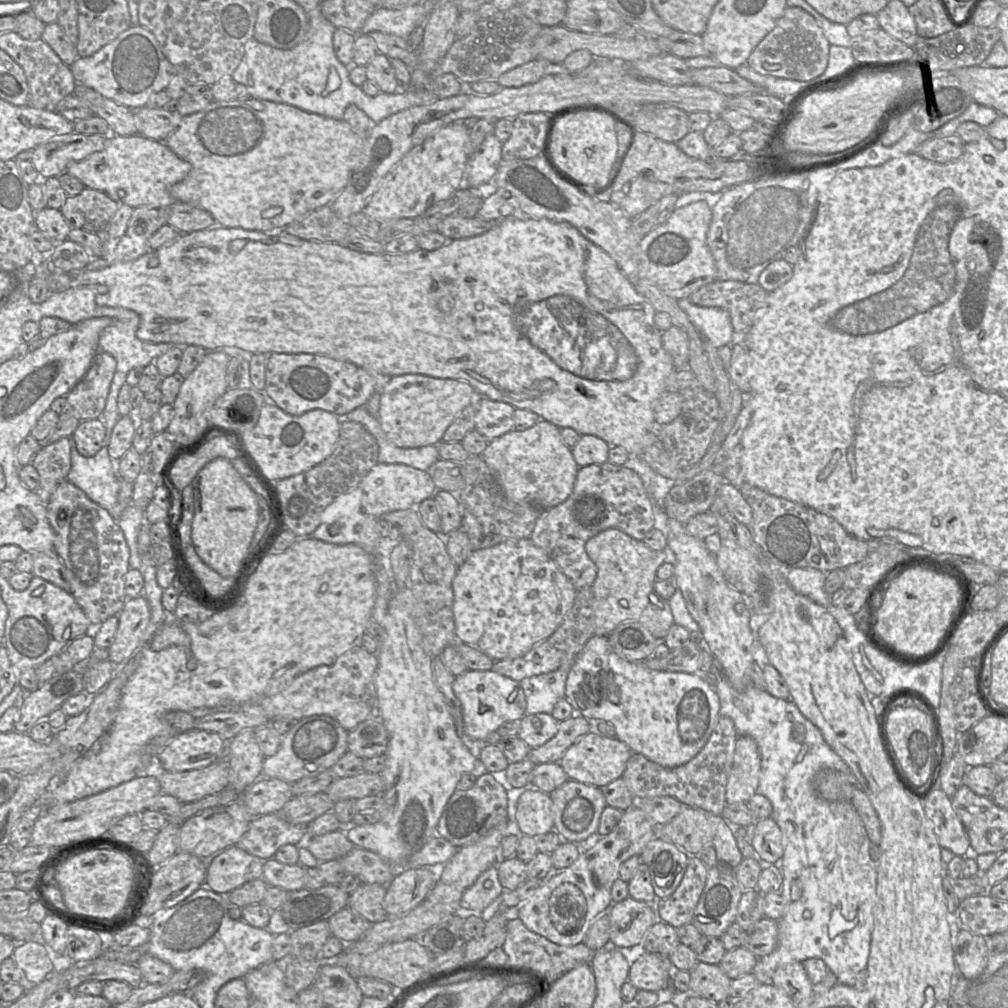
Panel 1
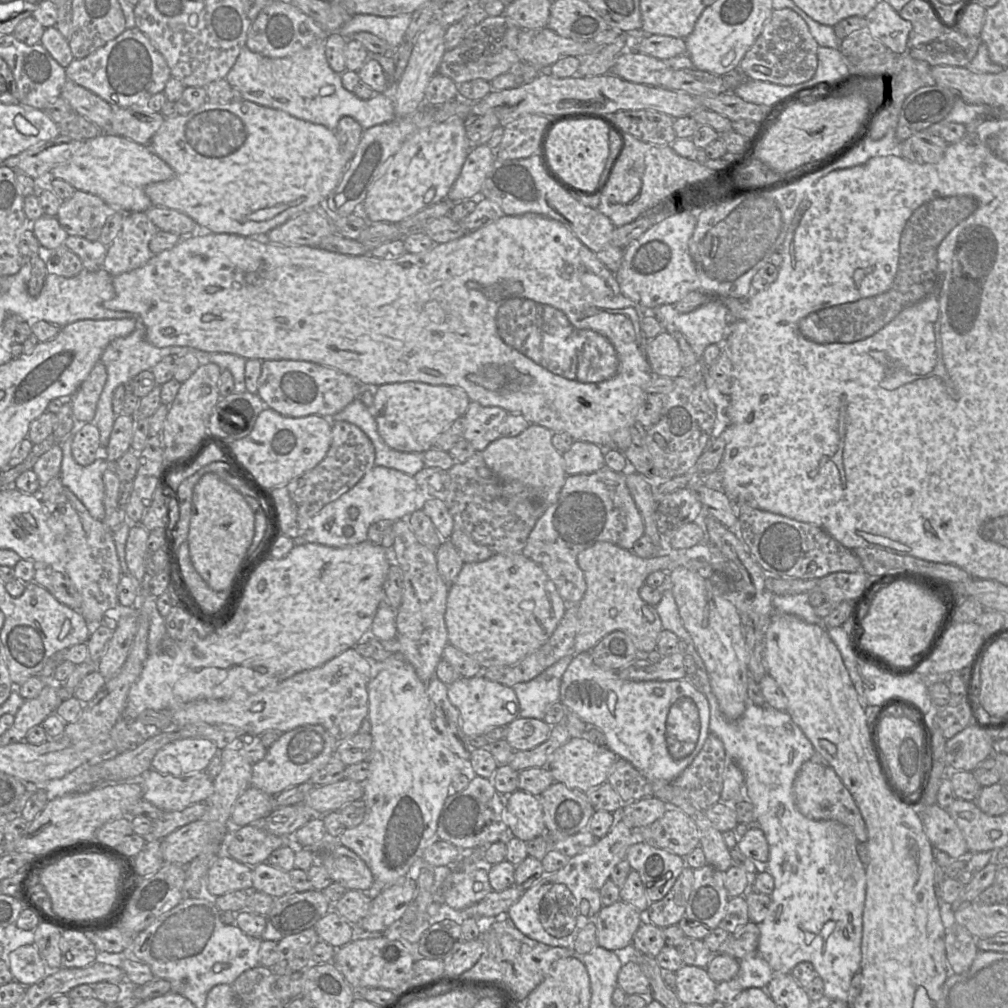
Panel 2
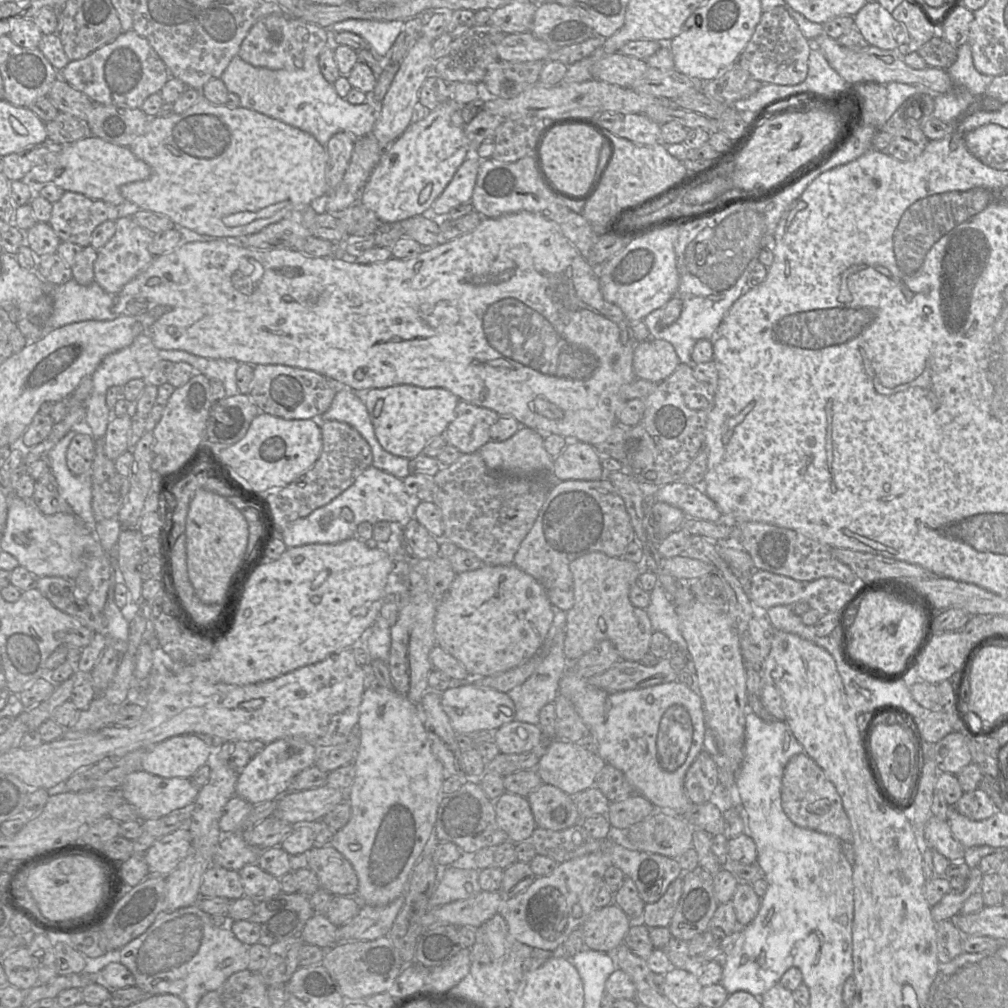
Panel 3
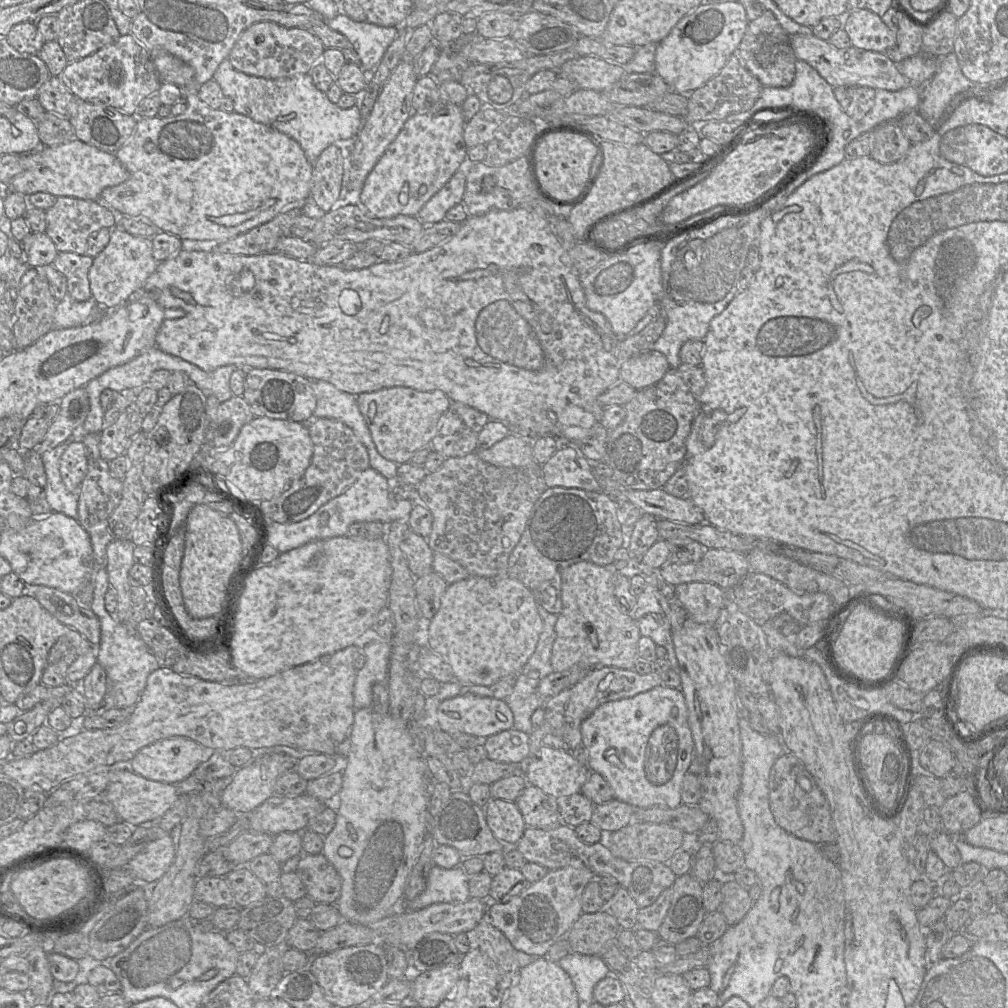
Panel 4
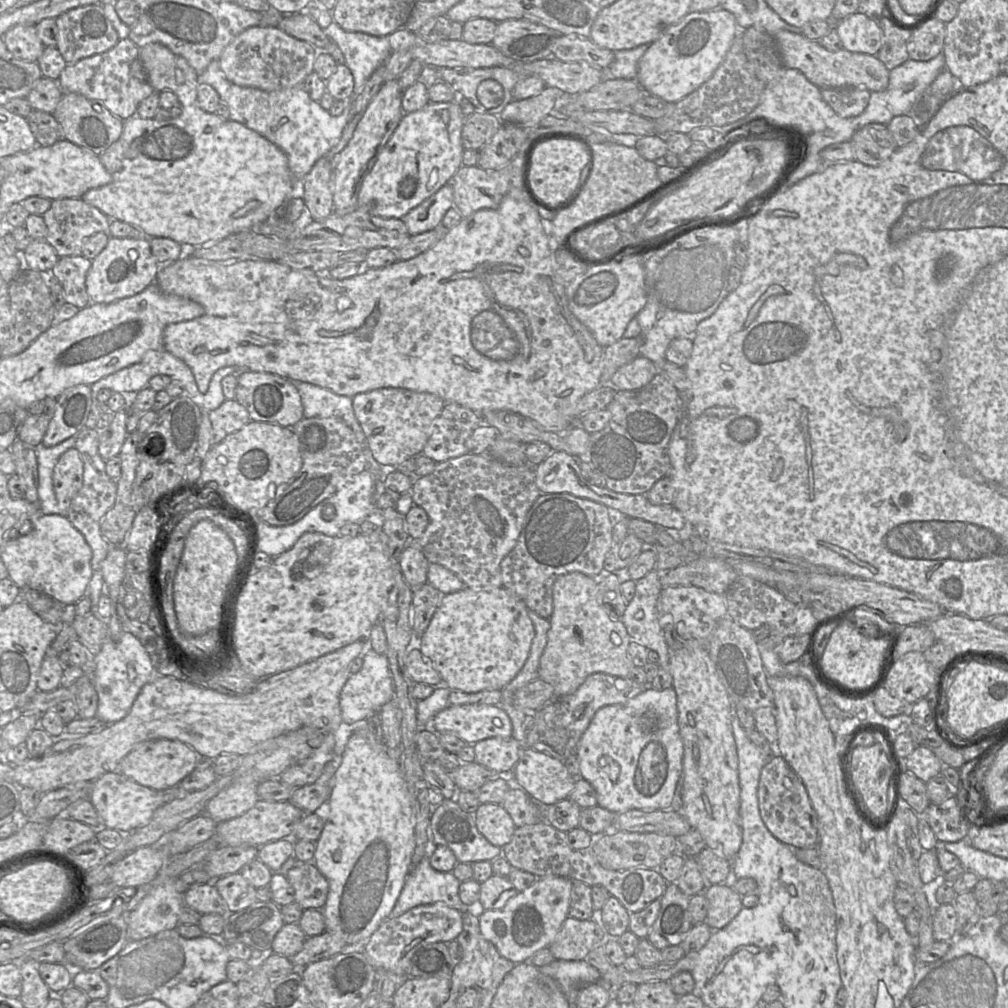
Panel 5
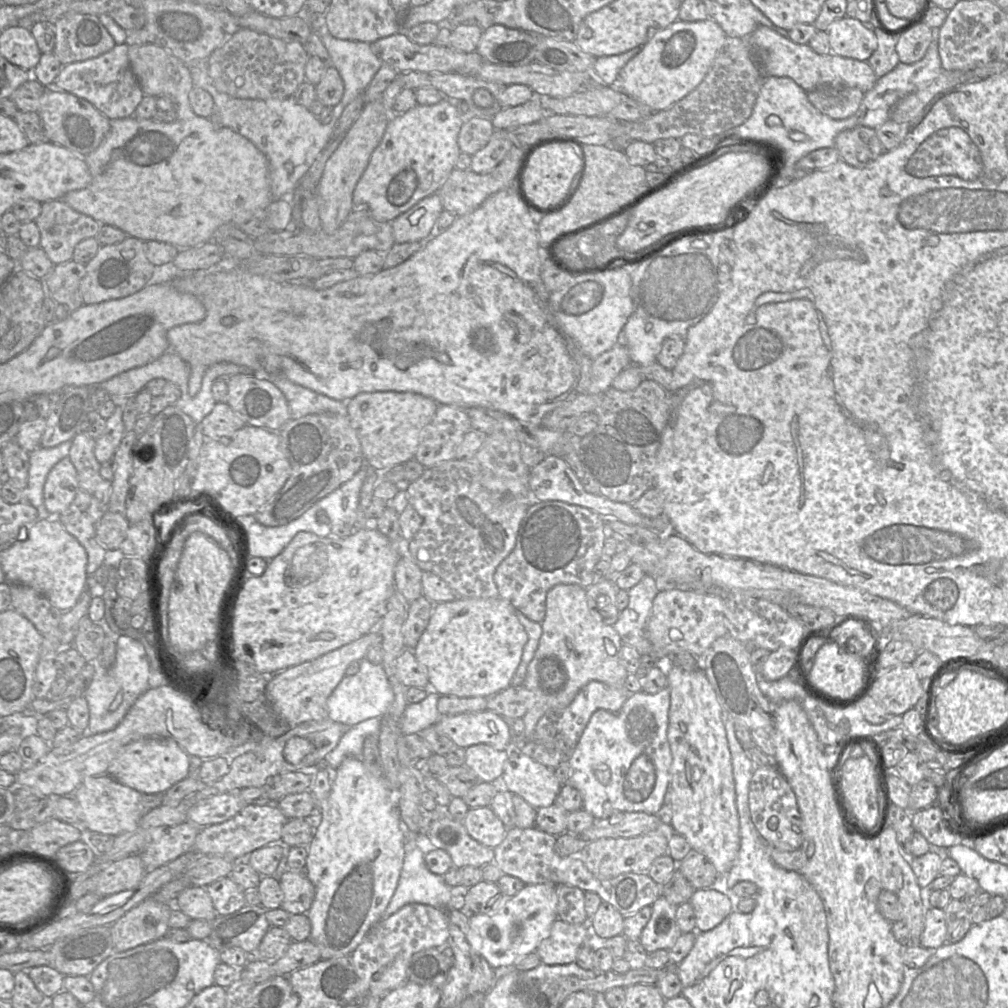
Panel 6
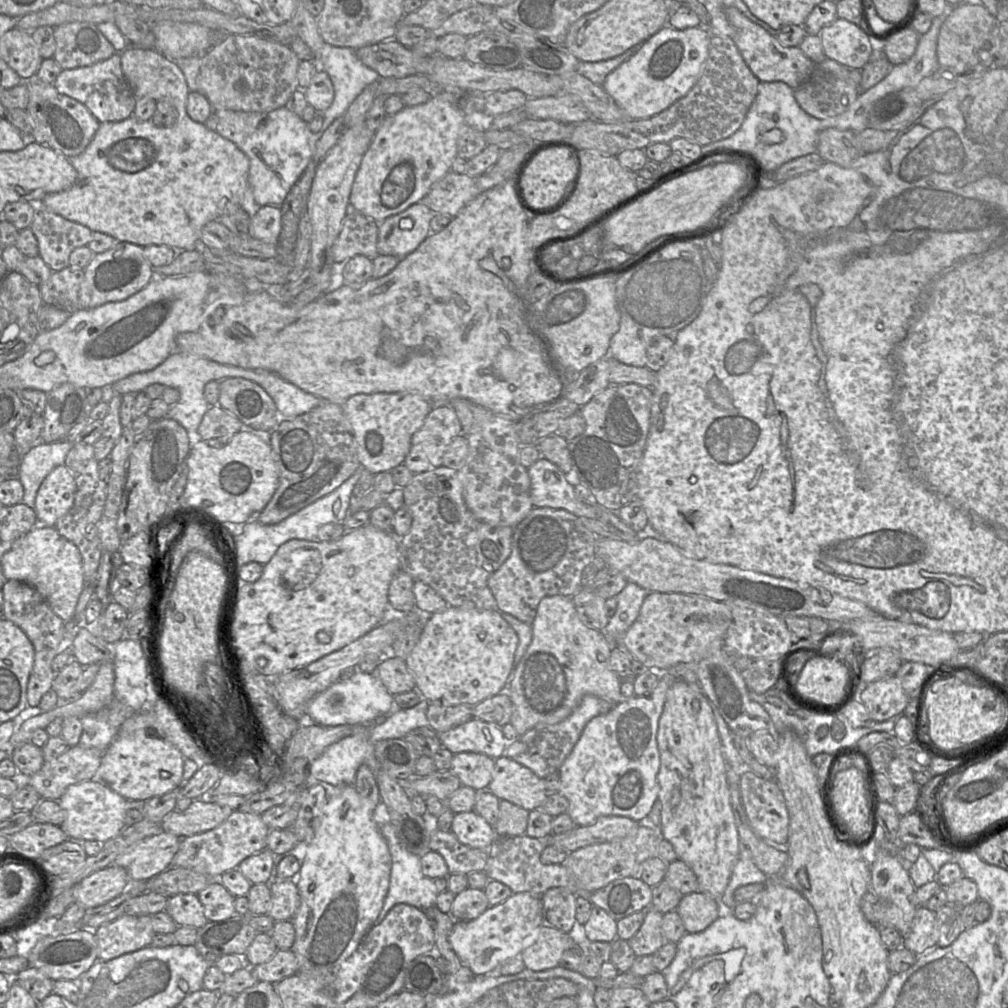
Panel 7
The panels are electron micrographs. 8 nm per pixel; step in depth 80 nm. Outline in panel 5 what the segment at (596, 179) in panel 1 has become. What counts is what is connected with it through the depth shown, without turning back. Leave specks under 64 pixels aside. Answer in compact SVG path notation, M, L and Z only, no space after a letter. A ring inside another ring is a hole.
M564 139L544 142L536 147L532 155L528 174L529 188L533 195L543 204L558 204L575 190L587 163L587 150L579 142Z

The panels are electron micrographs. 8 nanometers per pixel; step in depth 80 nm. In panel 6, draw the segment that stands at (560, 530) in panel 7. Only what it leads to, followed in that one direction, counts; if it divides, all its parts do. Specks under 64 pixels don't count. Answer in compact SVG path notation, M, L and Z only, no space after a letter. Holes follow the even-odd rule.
M558 500L533 501L519 526L512 552L499 564L494 573L498 596L508 601L528 619L541 623L546 615L546 596L557 584L577 584L587 588L596 581L595 566L602 558L608 527L605 519L588 508Z

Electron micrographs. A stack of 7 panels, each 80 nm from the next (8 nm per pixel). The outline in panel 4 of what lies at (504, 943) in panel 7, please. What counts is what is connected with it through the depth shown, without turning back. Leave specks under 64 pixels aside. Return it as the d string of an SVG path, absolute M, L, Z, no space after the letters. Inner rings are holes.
M564 868L549 871L543 879L530 884L521 894L509 901L490 902L487 914L493 925L506 936L515 949L540 958L554 943L565 938L583 914L584 889L598 877L588 868Z

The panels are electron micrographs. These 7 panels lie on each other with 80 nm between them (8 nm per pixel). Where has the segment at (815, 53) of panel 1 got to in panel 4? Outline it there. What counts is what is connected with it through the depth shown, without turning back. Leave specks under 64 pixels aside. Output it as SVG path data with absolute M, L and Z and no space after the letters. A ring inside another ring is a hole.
M770 12L749 22L738 50L743 65L763 87L787 87L793 82L797 58L792 48L791 35L782 28Z

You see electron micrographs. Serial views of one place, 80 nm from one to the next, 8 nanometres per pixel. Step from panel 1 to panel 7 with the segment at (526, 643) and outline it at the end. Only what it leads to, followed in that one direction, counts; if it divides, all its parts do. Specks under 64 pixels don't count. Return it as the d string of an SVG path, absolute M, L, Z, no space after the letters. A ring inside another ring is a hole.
M448 606L430 615L420 638L405 659L416 681L416 690L429 702L476 705L502 693L514 668L518 636L495 610Z

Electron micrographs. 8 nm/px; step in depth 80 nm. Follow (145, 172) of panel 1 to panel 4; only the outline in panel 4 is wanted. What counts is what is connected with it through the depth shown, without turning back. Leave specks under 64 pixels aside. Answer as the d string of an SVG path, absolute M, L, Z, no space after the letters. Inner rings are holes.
M75 138L57 146L41 146L22 155L22 171L13 177L7 188L26 196L46 192L56 197L97 201L104 189L118 186L128 178L128 171L114 153L99 150Z

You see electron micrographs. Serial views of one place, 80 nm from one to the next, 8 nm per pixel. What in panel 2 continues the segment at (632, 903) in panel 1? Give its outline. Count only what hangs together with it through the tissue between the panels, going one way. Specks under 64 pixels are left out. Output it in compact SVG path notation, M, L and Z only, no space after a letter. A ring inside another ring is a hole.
M621 900L602 907L594 918L598 946L616 951L632 945L633 936L644 921L644 913Z

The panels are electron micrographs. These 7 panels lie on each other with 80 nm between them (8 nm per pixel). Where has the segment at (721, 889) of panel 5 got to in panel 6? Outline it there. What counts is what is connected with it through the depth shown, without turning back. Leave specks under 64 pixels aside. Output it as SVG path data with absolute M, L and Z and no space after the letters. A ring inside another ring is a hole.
M708 887L695 890L689 902L695 912L697 932L705 932L718 926L734 911L736 899L730 893Z

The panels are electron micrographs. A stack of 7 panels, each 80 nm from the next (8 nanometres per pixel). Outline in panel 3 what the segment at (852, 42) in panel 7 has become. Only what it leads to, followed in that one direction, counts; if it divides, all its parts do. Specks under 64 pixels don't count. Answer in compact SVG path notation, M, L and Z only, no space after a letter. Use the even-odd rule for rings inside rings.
M877 1L866 3L853 18L854 28L870 46L893 50L907 41L905 26Z

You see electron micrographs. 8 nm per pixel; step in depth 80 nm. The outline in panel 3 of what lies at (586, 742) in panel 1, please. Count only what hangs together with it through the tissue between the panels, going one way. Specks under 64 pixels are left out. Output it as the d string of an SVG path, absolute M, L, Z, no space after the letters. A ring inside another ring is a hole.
M551 740L547 750L534 768L544 784L553 785L569 795L575 795L594 786L597 774L606 762L596 751L589 750L581 743Z

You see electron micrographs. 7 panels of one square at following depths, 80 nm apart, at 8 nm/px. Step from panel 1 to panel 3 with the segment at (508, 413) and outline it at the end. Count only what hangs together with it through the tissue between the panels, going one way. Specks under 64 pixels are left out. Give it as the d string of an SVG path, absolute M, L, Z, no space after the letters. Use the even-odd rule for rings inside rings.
M460 401L454 420L439 436L444 436L448 445L457 448L462 454L477 453L479 449L491 441L490 429L500 418L495 411Z

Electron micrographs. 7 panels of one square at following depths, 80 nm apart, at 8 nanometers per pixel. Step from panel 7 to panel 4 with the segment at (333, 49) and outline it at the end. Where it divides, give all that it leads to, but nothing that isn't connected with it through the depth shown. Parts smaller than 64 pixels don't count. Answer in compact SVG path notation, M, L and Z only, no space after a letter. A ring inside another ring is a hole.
M339 13L327 22L329 28L344 35L360 59L360 67L368 75L382 61L387 49L398 37L400 27L383 27L357 22Z

